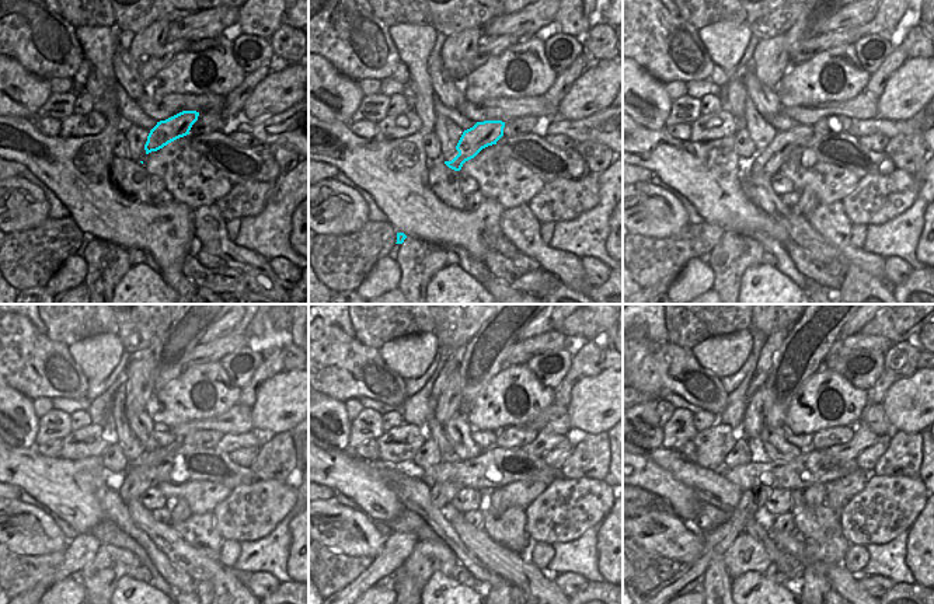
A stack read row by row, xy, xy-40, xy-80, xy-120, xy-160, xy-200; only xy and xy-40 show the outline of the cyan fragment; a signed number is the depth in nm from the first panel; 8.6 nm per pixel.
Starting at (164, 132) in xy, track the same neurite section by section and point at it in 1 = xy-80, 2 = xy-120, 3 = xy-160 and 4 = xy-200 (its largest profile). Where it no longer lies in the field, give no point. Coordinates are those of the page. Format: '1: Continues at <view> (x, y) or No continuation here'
1: Continues at xy-80 (784, 143)
2: Continues at xy-120 (133, 486)
3: Continues at xy-160 (442, 493)
4: Continues at xy-200 (715, 543).

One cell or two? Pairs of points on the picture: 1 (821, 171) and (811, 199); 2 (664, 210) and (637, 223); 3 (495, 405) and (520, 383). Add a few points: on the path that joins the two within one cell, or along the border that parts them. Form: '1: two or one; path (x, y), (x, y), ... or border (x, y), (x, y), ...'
1: two; border (798, 191), (809, 189), (819, 203)
2: one; path (657, 212), (650, 212), (644, 217)
3: one; path (504, 397), (512, 383)

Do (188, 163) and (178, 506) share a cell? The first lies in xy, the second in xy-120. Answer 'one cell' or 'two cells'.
two cells

